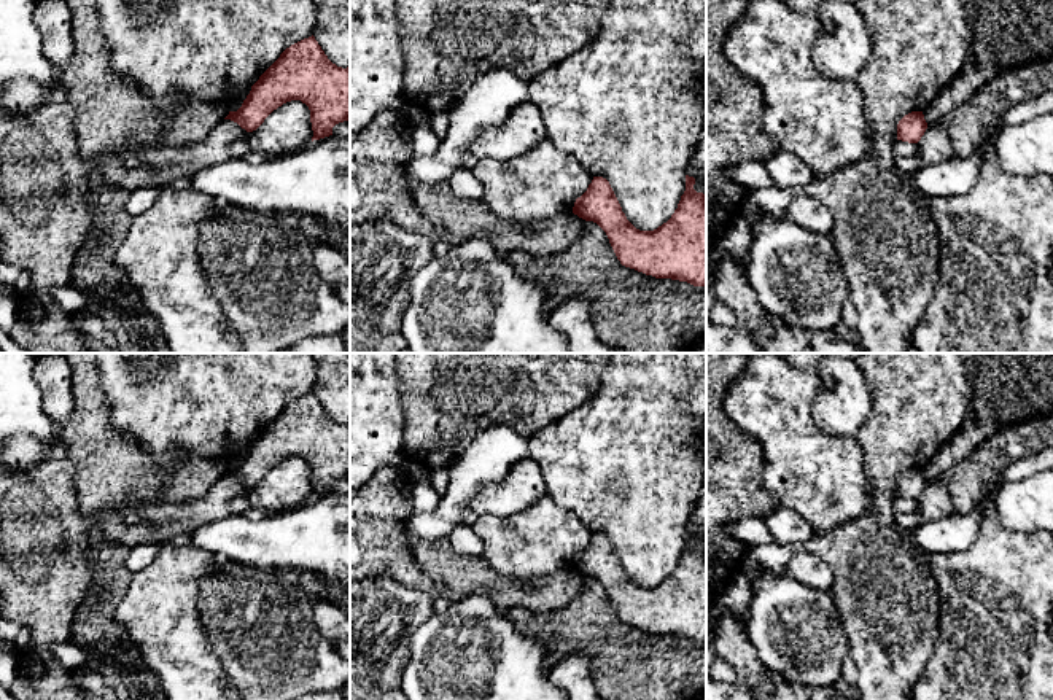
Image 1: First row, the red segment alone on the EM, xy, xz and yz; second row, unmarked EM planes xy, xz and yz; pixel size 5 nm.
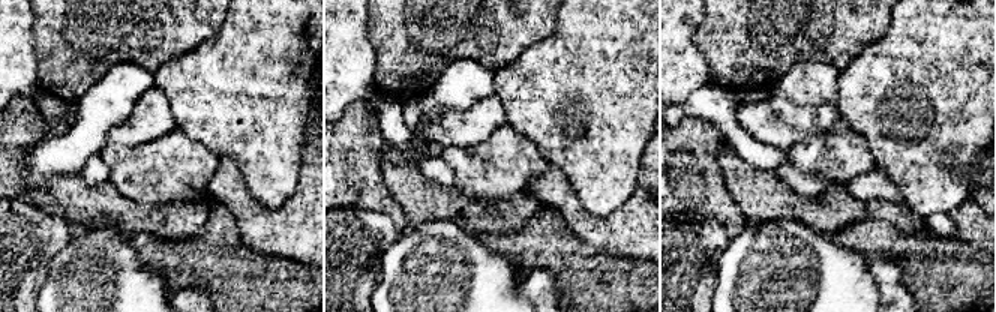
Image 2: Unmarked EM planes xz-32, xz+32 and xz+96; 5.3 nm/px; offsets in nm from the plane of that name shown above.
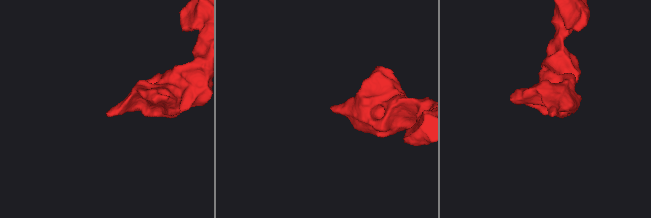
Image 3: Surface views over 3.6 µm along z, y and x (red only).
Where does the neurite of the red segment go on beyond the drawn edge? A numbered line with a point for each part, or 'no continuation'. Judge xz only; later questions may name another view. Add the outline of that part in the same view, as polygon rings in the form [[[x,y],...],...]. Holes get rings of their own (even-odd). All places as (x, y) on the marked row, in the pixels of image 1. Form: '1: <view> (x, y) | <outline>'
no continuation

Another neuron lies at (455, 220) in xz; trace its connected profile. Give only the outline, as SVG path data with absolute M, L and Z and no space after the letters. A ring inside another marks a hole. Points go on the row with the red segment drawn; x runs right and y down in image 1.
M450 183L418 185L412 197L433 224L441 248L485 240L501 255L526 251L533 256L550 256L563 253L587 223L574 213L558 213L526 224L514 223L495 215L484 200L458 199Z

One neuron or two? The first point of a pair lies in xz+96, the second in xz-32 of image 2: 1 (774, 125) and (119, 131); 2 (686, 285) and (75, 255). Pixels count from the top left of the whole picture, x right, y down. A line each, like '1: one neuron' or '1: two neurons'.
1: one neuron
2: two neurons

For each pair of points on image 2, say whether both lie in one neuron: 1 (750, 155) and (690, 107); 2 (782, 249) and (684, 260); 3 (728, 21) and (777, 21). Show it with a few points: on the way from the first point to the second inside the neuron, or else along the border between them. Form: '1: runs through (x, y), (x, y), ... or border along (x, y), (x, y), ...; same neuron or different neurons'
1: runs through (737, 138), (707, 107); same neuron
2: border along (731, 239), (719, 257), (717, 284), (713, 290); different neurons
3: runs through (740, 21), (765, 21); same neuron

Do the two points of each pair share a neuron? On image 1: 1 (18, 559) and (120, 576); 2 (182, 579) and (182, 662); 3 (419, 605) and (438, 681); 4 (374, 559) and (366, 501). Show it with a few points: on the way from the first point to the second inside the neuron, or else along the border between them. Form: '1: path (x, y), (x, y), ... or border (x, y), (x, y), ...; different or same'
1: border (91, 557), (93, 589), (78, 606); different
2: path (182, 600), (182, 641); same
3: border (441, 605), (412, 633), (409, 657); different
4: path (374, 544), (374, 516); same

